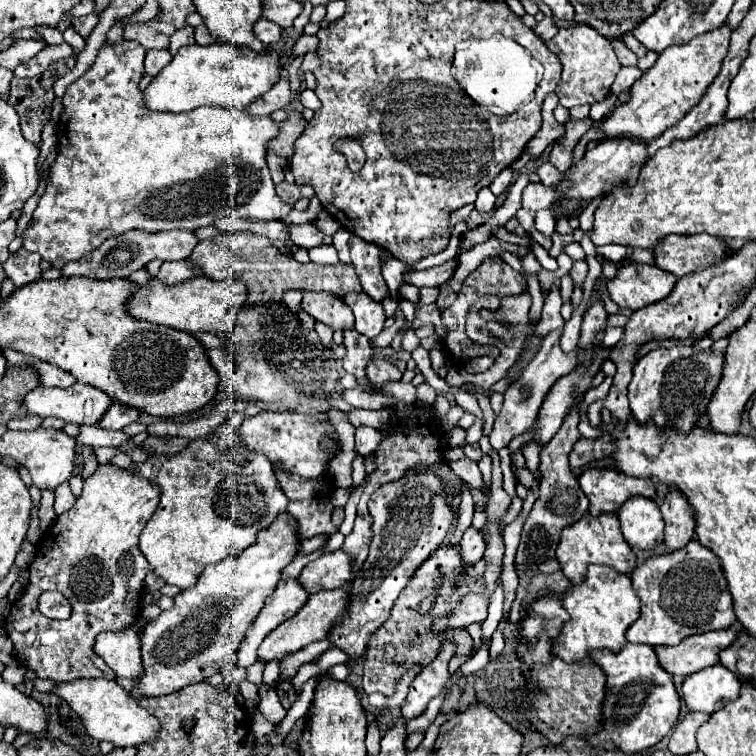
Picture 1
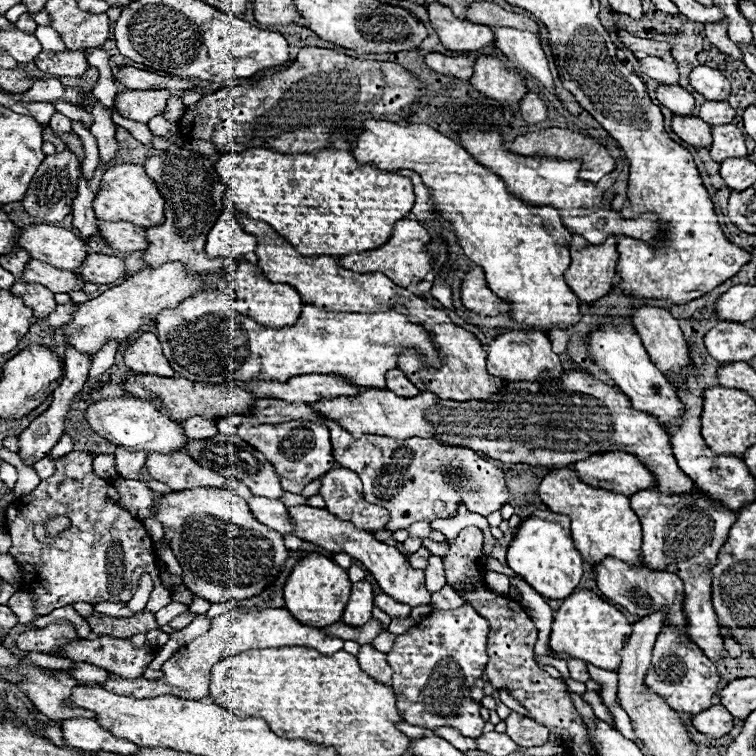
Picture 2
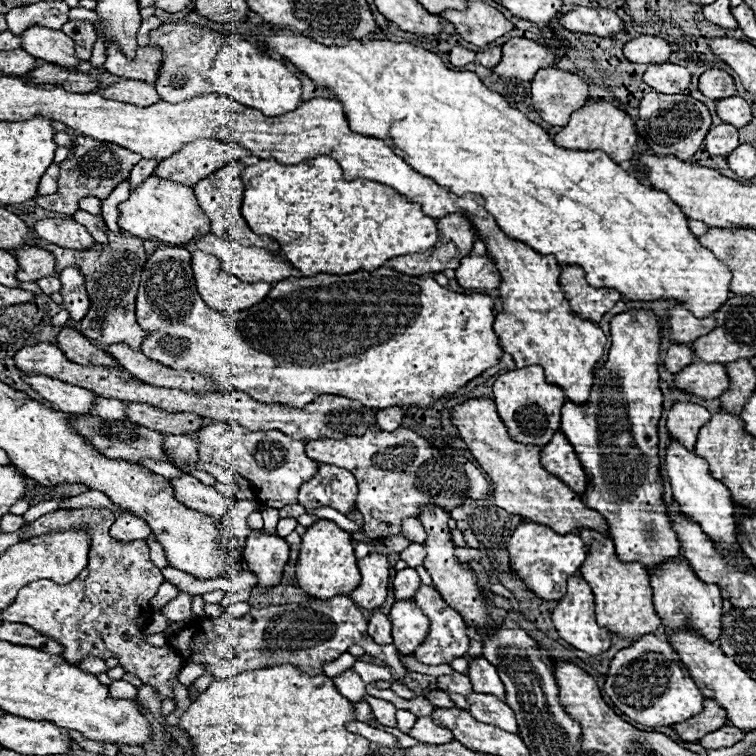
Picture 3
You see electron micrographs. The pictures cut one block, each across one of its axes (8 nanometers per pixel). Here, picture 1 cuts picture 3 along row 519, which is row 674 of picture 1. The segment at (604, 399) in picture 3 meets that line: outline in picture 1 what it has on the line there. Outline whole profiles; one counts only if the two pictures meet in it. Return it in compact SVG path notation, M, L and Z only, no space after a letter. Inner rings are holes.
M626 644L624 650L612 654L610 650L592 650L590 658L606 674L606 694L602 702L600 730L586 734L584 740L590 746L600 742L612 742L624 754L644 754L658 744L676 724L680 712L680 698L672 684L672 676L666 674L652 646Z

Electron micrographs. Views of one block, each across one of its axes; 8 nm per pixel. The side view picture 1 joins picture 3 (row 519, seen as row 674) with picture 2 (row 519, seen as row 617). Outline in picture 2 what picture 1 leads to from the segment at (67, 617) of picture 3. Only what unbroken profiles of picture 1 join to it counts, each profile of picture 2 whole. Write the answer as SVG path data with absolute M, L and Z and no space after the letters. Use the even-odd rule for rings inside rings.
M68 452L56 460L56 472L42 480L30 494L14 502L14 510L6 508L8 532L12 534L10 556L24 572L22 590L36 594L36 614L46 616L58 606L74 602L128 602L138 590L142 574L150 574L154 590L148 610L158 612L170 604L170 590L162 586L156 566L154 542L128 510L120 506L120 494L112 482L94 474L94 454ZM50 514L70 518L70 528L56 538L42 536L42 520Z

